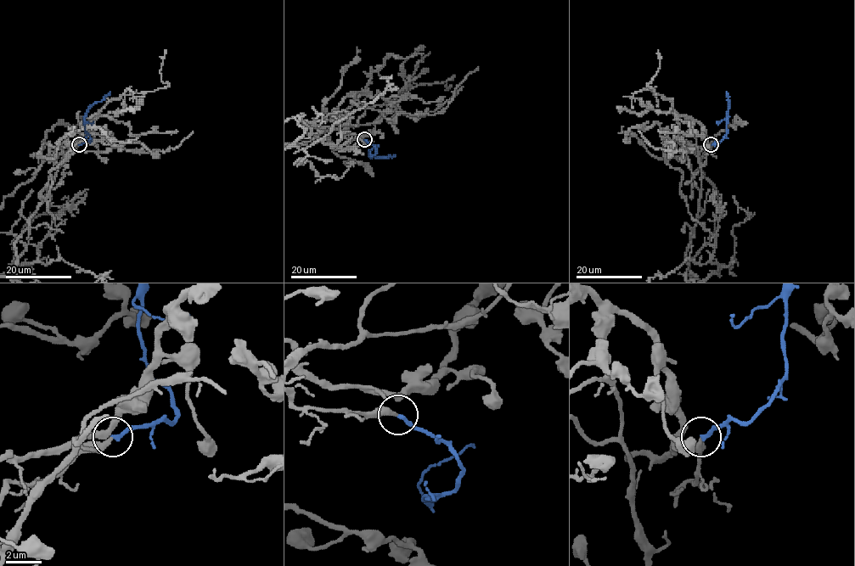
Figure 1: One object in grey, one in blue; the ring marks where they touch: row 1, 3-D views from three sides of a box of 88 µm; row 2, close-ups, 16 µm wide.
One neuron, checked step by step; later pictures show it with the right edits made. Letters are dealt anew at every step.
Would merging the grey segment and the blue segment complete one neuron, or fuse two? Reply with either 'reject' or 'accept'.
accept

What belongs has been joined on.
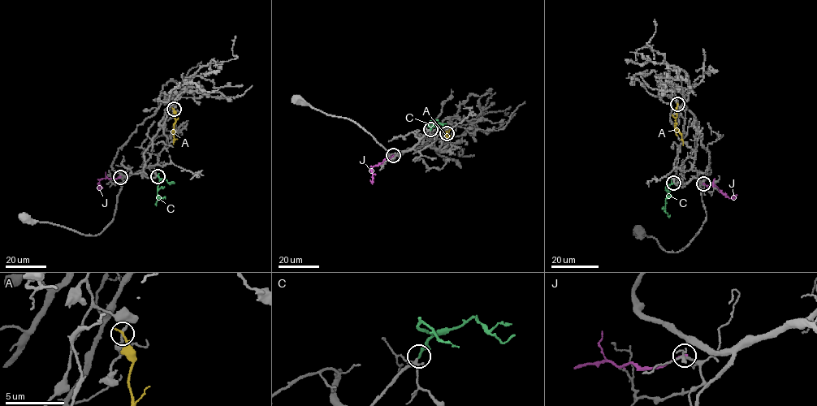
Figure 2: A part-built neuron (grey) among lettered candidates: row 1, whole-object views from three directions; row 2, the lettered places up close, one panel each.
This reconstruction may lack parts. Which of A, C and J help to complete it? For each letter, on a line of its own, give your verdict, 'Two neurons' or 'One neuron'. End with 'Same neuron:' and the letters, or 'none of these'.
A: Two neurons
C: One neuron
J: Two neurons
Same neuron: C

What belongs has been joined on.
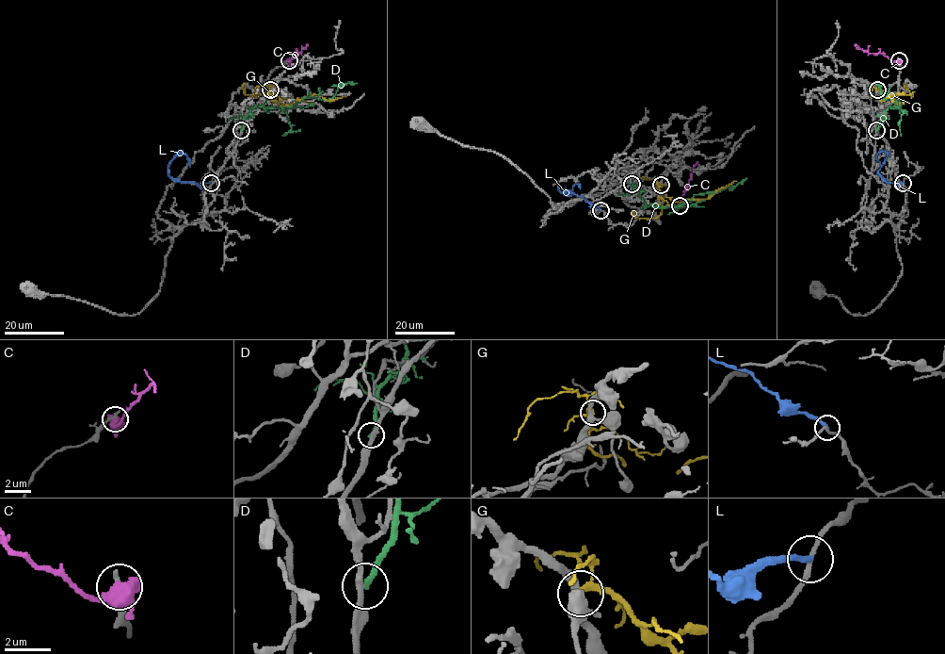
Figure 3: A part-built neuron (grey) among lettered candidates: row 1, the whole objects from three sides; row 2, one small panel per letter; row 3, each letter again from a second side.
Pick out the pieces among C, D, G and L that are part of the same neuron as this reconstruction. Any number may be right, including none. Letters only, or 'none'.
none

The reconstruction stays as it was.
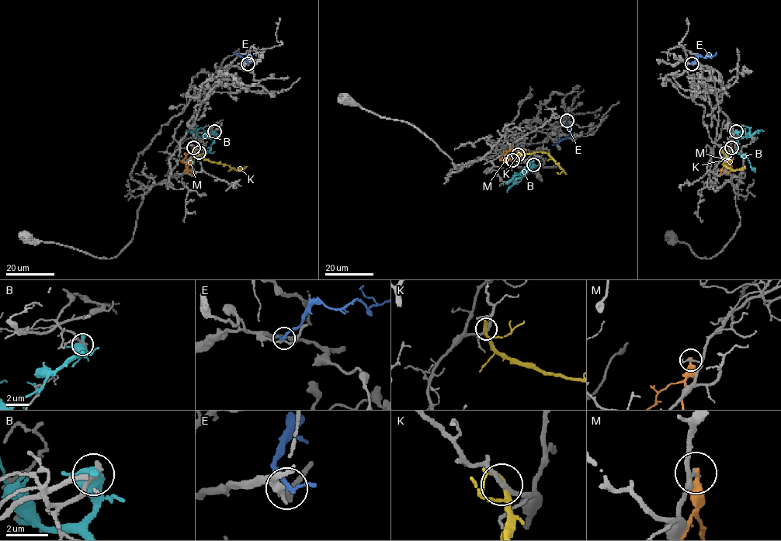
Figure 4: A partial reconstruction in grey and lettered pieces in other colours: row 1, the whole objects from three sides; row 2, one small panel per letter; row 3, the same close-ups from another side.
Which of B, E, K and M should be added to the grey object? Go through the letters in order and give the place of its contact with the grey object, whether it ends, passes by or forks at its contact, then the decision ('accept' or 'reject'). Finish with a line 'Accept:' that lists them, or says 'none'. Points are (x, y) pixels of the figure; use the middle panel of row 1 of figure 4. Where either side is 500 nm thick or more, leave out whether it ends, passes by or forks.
B: meets grey at (533, 164); it forks there; reject
E: meets grey at (567, 120); it passes by; reject
K: meets grey at (518, 154); it passes by; reject
M: meets grey at (512, 160); it ends there; reject
Accept: none

